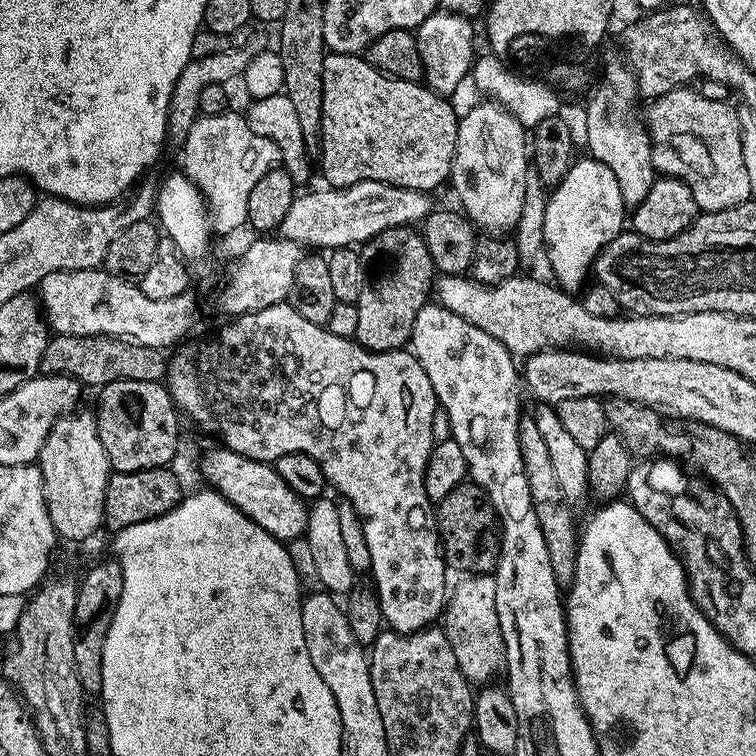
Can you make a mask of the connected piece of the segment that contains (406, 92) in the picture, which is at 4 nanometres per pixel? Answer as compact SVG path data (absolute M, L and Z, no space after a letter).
M328 52L324 57L324 73L322 74L322 126L320 127L320 150L318 153L318 168L324 171L327 183L334 188L349 188L358 182L386 182L399 188L413 188L419 192L429 194L440 183L447 181L452 175L454 150L458 142L458 126L460 116L452 109L451 99L433 92L431 88L414 80L396 80L393 76L386 76L379 72L374 65L369 64L363 55L347 56L341 52Z

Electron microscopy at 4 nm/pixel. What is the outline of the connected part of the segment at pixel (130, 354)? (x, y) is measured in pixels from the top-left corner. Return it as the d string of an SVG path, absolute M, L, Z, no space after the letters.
M53 335L42 354L40 372L72 376L81 385L103 386L115 380L161 383L168 375L169 357L154 346L134 344L114 336L58 336Z

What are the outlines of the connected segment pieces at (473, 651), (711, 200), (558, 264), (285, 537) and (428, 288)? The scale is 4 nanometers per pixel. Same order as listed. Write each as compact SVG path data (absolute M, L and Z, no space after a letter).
M465 575L460 585L451 589L446 600L446 631L456 651L458 666L469 682L484 686L504 664L504 639L496 613L495 575Z
M685 86L683 88L675 88L670 90L666 94L655 97L651 101L652 104L648 108L648 116L646 112L646 127L648 130L648 136L652 139L652 161L656 167L657 173L661 177L673 176L676 180L680 180L684 184L690 186L690 194L694 194L694 202L697 209L704 214L715 214L717 212L728 212L734 206L739 204L749 203L753 199L750 194L750 177L746 175L746 165L744 165L742 159L742 138L740 137L740 117L737 109L731 108L731 103L728 100L712 101L710 98L704 98L702 94L697 92L697 89L692 86Z
M573 159L562 182L556 188L551 189L545 206L544 247L550 266L553 267L555 283L564 290L583 289L586 284L584 279L593 271L596 256L612 239L620 235L625 224L626 209L622 202L622 190L618 190L618 182L614 178L614 173L597 160Z
M223 446L212 448L200 464L200 472L211 491L222 494L235 508L242 510L266 534L281 542L299 540L308 531L308 510L306 500L294 492L277 474L271 463L246 458Z
M415 227L388 228L363 245L362 255L366 261L366 279L362 286L362 298L358 298L358 326L355 341L368 352L395 352L411 341L414 318L418 310L429 303L434 292L434 269L430 250L426 250L423 235Z

